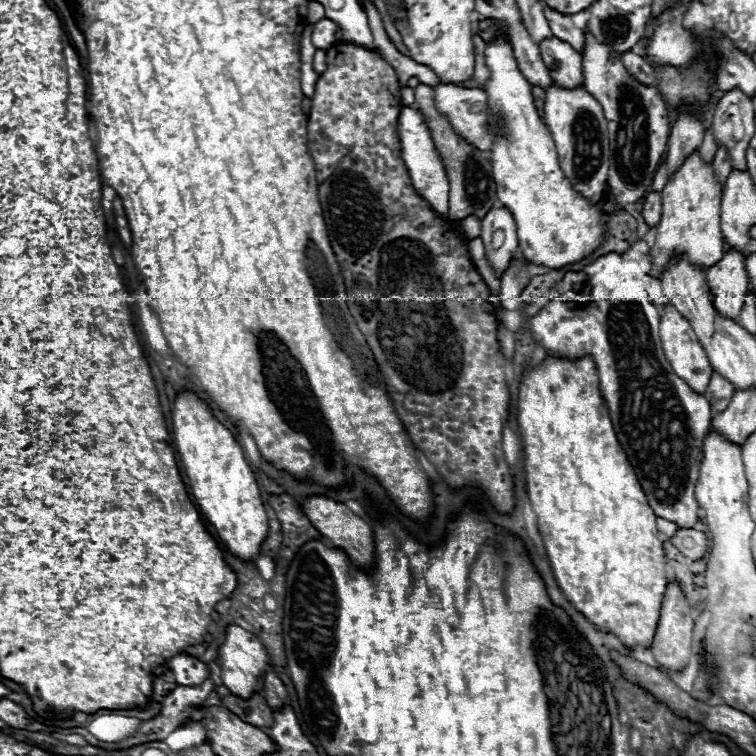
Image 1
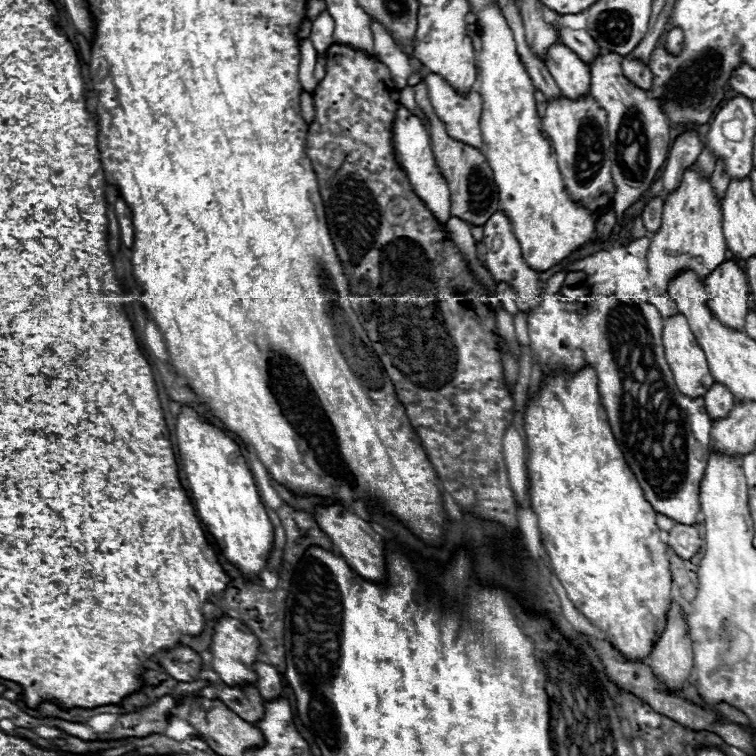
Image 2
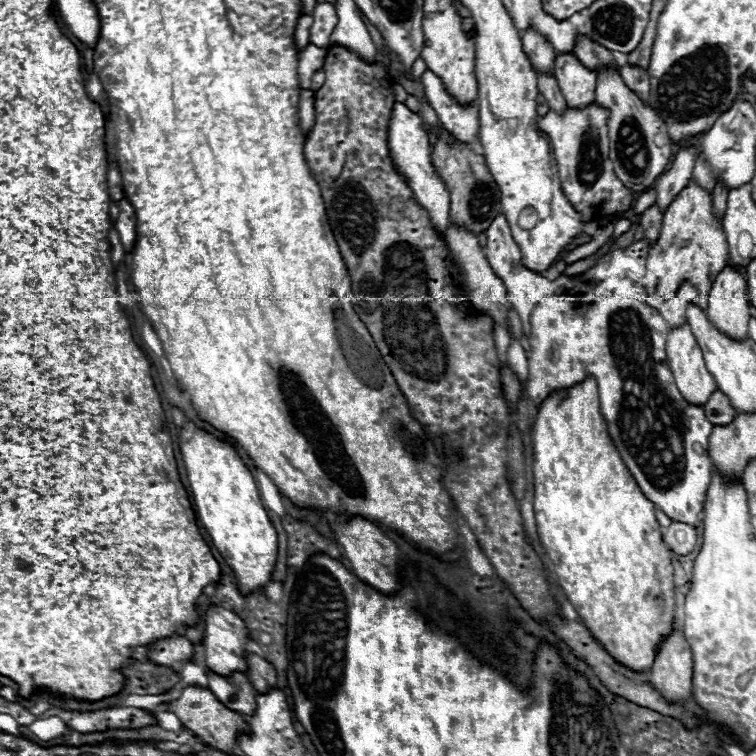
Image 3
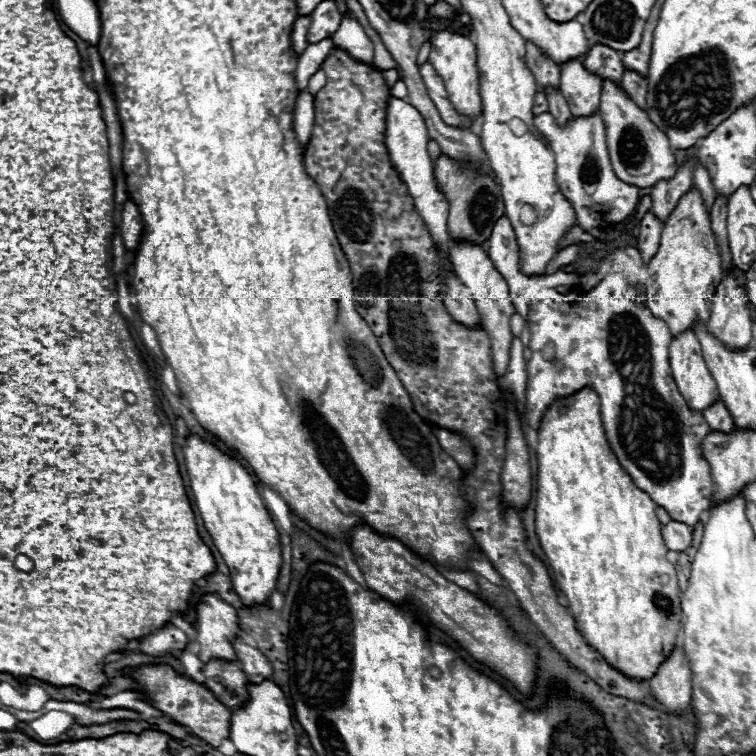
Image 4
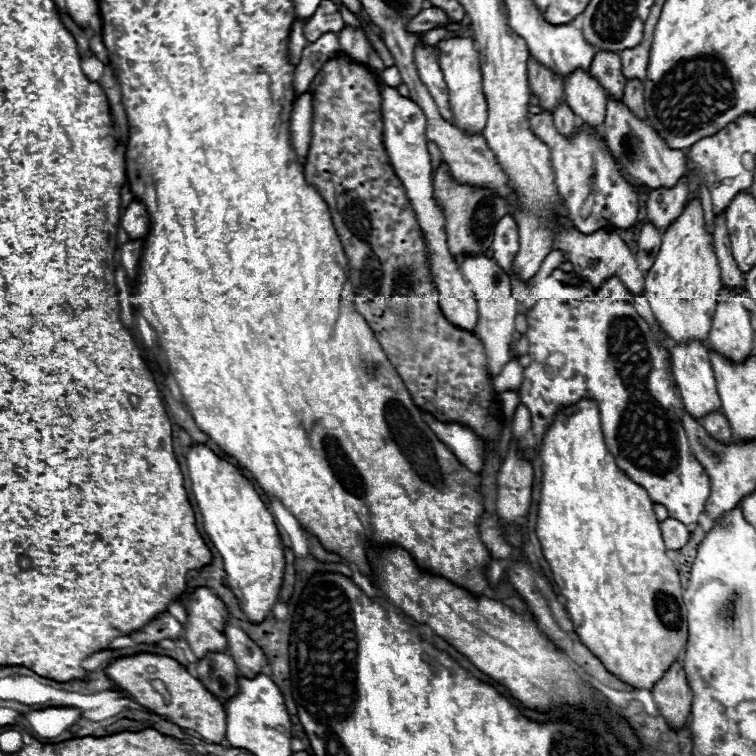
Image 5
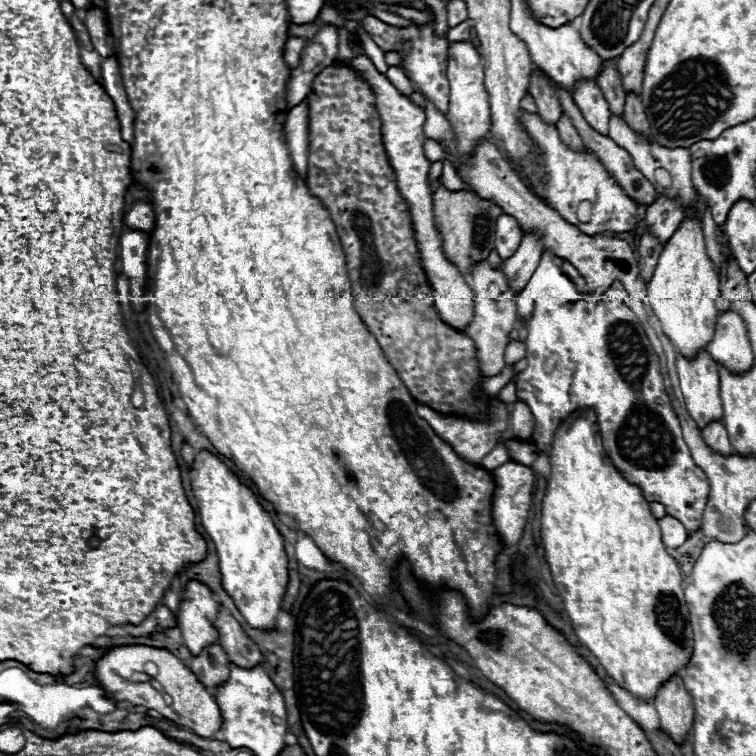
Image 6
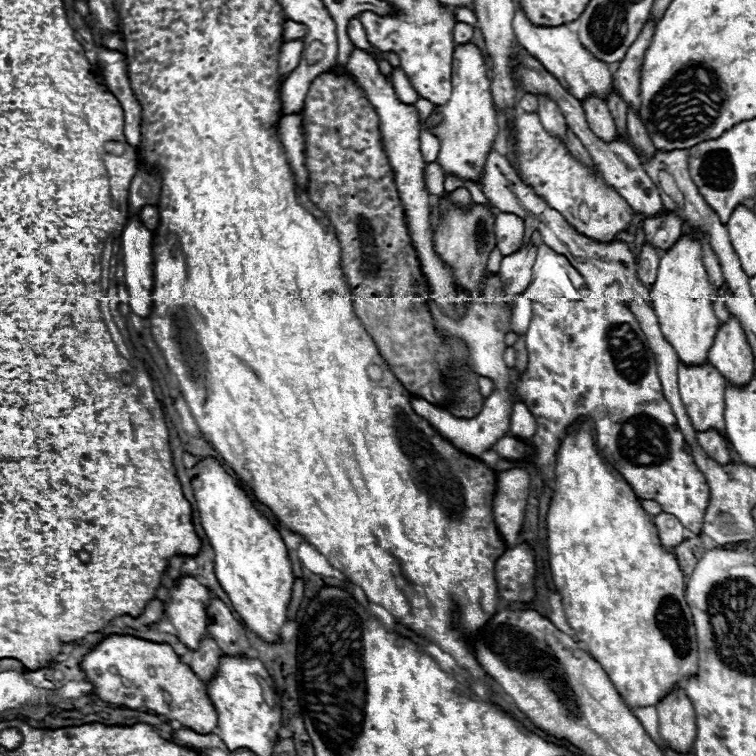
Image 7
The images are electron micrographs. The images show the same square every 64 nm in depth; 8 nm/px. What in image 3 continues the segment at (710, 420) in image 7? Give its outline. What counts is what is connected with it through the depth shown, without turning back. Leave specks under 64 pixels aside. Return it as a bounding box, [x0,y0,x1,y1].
[666,324,716,406]

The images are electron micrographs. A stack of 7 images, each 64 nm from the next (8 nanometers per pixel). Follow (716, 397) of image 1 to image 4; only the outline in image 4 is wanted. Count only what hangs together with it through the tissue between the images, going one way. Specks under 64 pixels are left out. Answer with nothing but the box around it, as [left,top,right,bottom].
[704,400,734,434]

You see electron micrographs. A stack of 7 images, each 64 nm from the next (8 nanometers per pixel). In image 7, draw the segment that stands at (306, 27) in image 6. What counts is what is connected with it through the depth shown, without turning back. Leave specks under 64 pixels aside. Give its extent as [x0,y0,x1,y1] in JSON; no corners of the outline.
[284,20,306,40]

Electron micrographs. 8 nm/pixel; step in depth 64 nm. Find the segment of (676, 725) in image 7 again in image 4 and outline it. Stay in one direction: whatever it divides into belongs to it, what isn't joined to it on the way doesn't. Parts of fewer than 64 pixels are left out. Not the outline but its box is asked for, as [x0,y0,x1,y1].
[650,646,692,714]

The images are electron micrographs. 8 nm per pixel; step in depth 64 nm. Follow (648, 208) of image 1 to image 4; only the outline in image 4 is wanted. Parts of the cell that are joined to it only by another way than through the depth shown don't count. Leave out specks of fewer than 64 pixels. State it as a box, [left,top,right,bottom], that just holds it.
[638,212,662,264]

